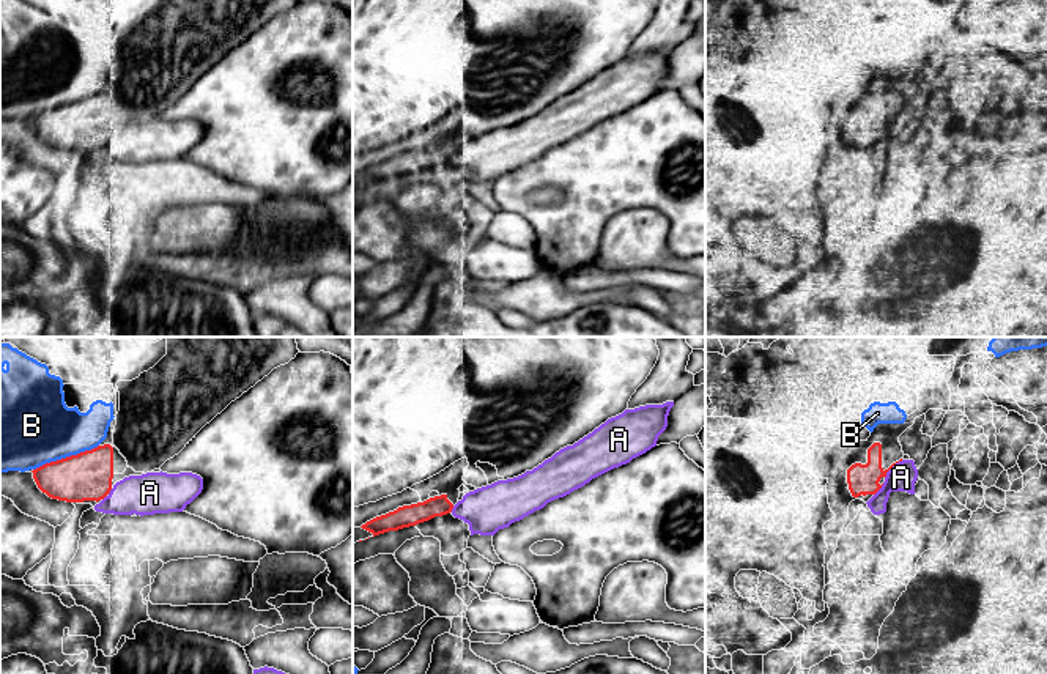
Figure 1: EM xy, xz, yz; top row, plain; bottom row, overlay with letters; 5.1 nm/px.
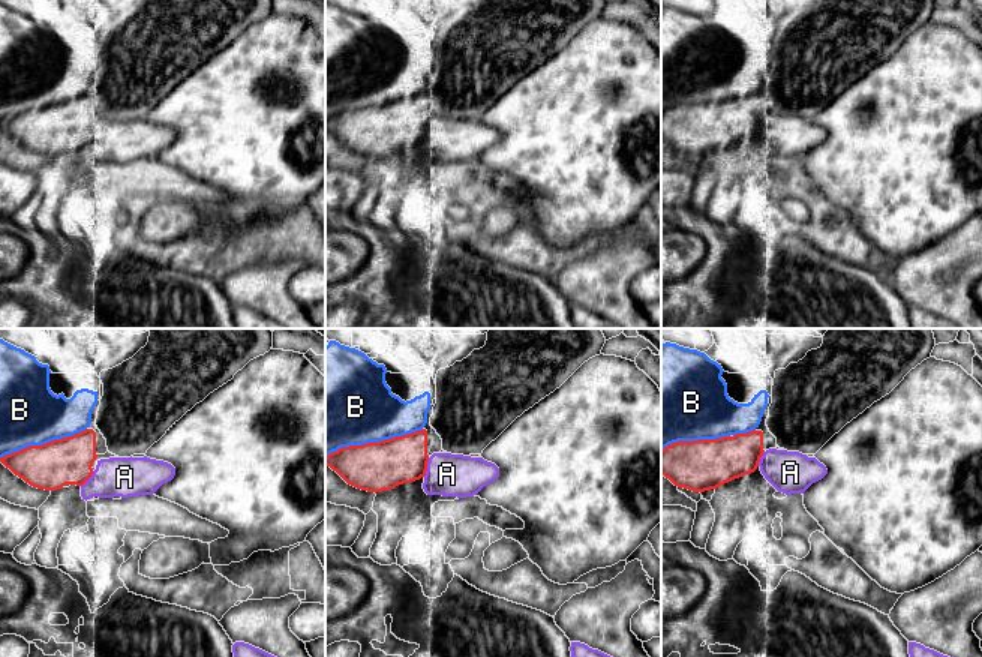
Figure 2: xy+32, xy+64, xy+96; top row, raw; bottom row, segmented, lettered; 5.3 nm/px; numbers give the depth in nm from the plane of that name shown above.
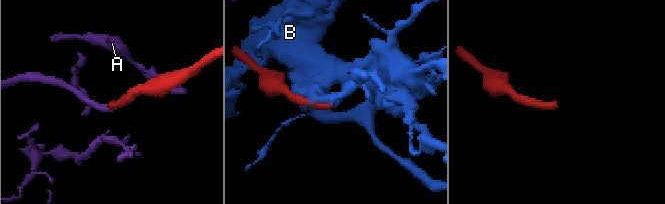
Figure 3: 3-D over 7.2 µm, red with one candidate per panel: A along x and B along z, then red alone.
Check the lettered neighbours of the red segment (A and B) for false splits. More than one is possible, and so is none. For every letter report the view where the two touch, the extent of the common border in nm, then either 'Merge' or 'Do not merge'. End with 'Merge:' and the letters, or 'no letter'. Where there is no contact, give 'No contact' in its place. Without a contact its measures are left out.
A: Touches red in yz. Shared border 130 nm. Merge
B: Touches red in xy. Shared border 360 nm. Do not merge
Merge: A

